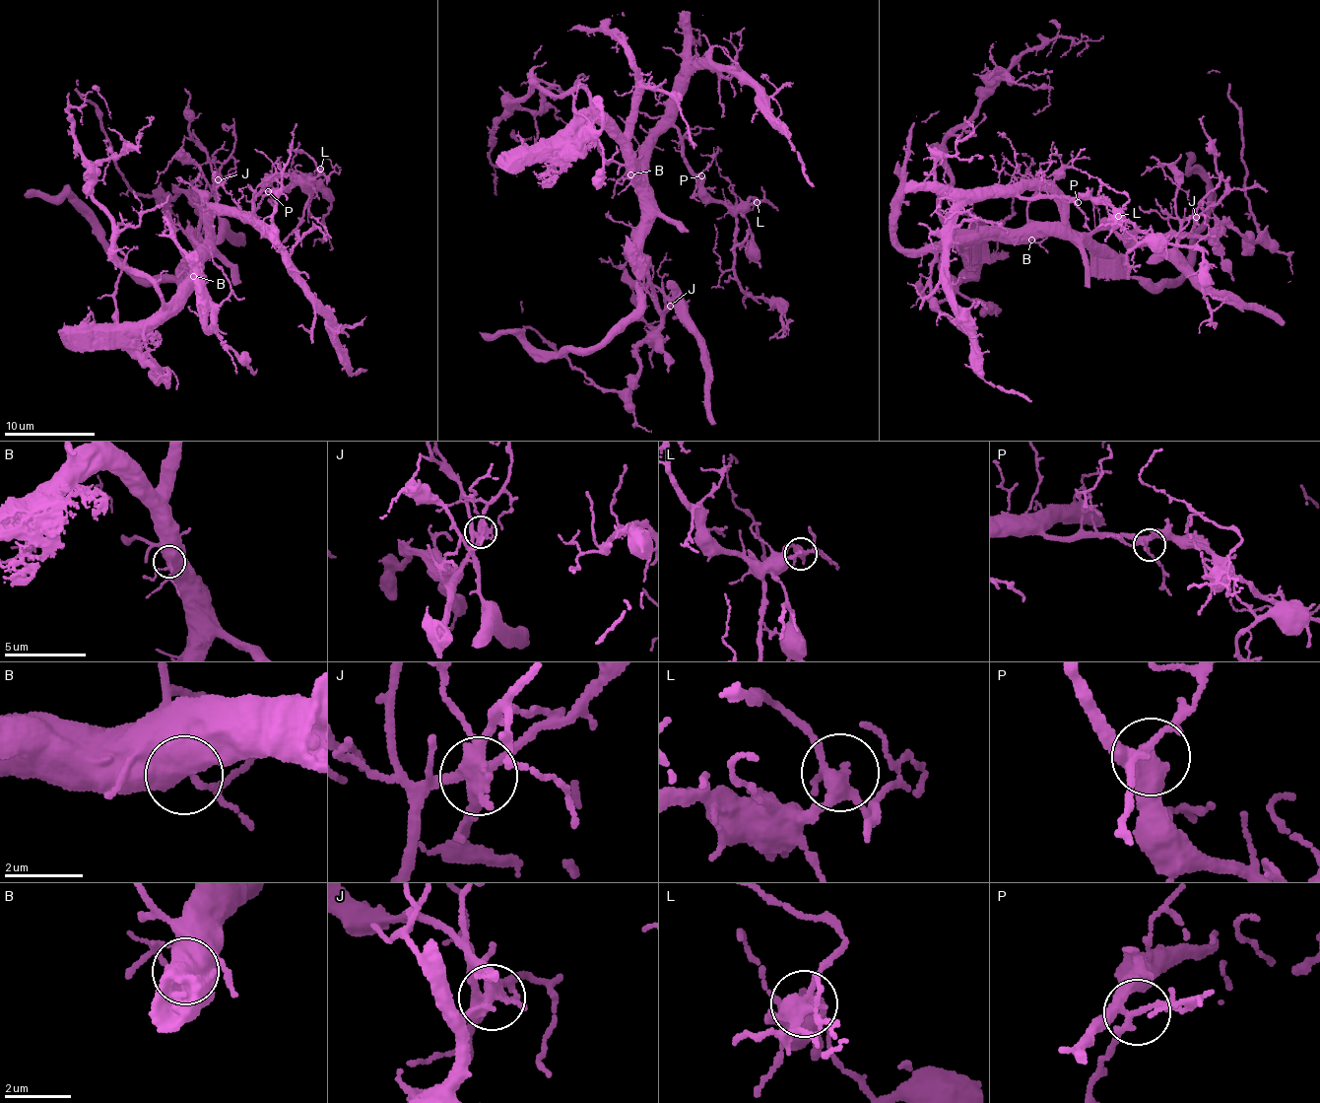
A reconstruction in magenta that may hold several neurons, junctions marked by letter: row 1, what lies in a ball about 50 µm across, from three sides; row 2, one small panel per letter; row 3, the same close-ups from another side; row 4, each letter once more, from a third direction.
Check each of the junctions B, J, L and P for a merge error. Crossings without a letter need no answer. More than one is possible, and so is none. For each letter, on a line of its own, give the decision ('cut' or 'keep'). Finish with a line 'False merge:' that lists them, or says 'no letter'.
B: keep
J: cut
L: keep
P: keep
False merge: J

